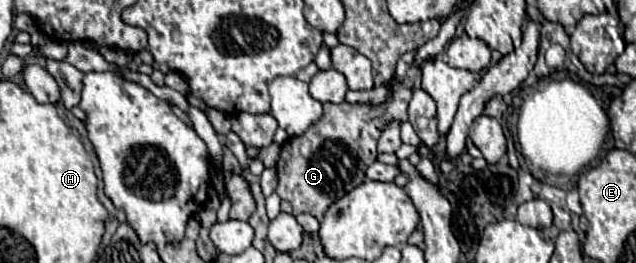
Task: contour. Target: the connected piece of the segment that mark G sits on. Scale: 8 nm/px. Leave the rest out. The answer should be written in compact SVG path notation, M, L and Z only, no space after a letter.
M403 85L403 89L393 89L393 95L389 101L379 103L379 105L351 105L347 101L335 105L335 103L323 103L323 119L313 123L301 137L291 137L285 141L281 147L281 157L277 163L277 175L279 175L279 185L277 185L277 195L285 201L291 203L293 215L299 213L309 213L315 219L321 221L325 209L341 199L347 191L355 189L365 181L365 171L367 167L377 159L377 139L381 131L391 123L391 121L405 121L407 113L407 103L409 103L409 93L411 89Z

